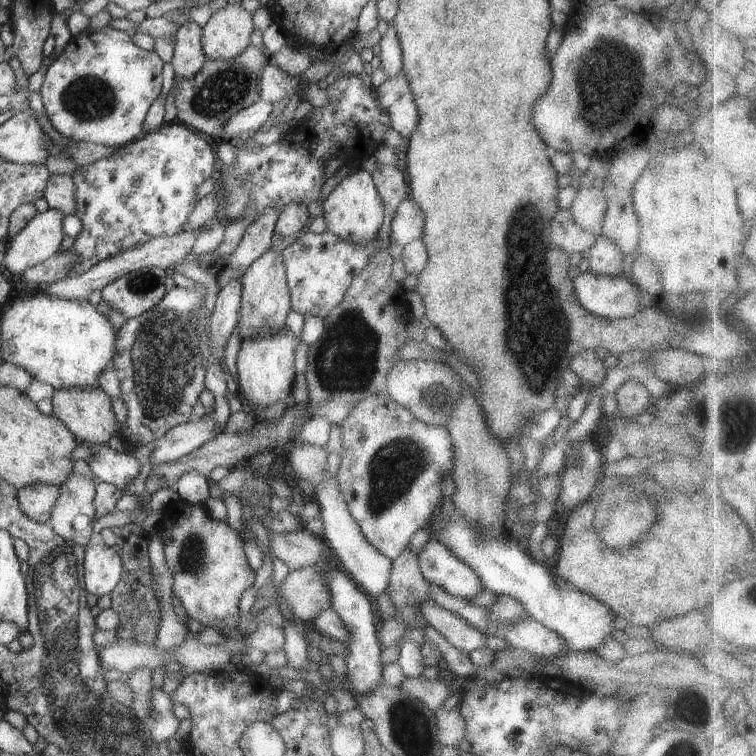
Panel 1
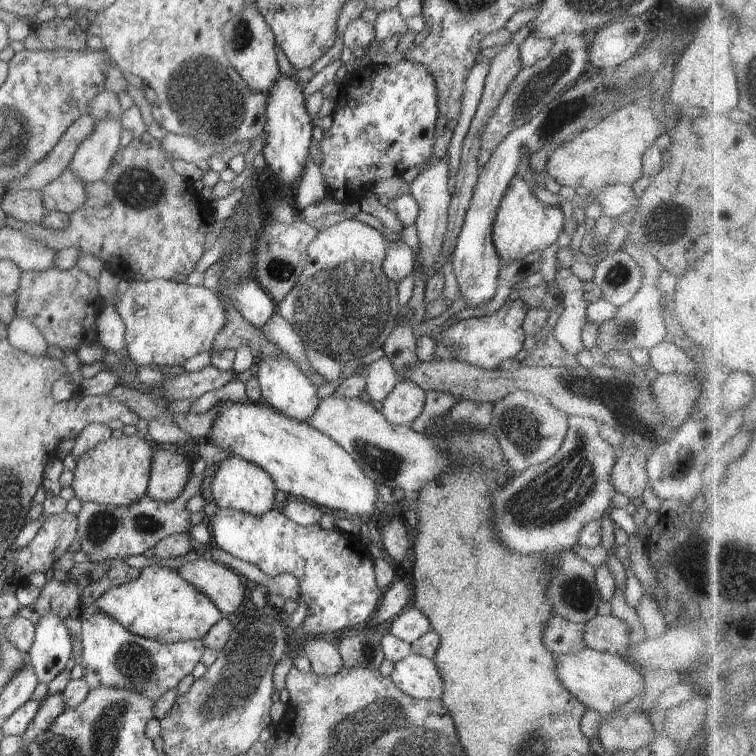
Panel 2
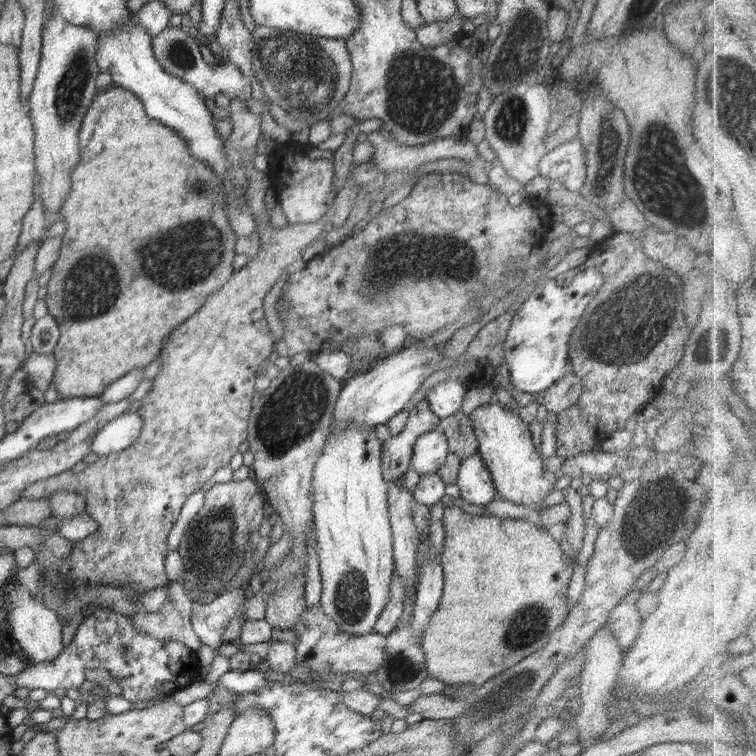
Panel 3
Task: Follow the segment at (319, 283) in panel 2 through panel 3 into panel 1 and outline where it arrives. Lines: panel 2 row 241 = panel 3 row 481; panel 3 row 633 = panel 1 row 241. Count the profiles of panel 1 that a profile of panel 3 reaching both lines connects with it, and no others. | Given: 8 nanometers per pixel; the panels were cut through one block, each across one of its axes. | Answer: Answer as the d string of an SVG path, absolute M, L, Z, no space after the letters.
M364 168L344 178L332 190L322 204L322 215L327 224L328 231L340 237L340 240L366 244L372 242L378 234L384 220L384 204L373 176Z

